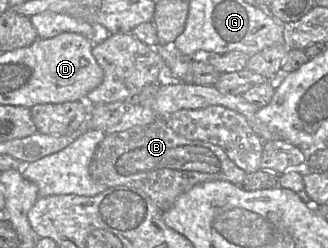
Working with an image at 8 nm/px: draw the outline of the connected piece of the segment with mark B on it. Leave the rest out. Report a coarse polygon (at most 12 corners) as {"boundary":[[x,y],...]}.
{"boundary":[[163,118],[106,135],[89,174],[162,211],[195,185],[240,185],[222,148]]}

